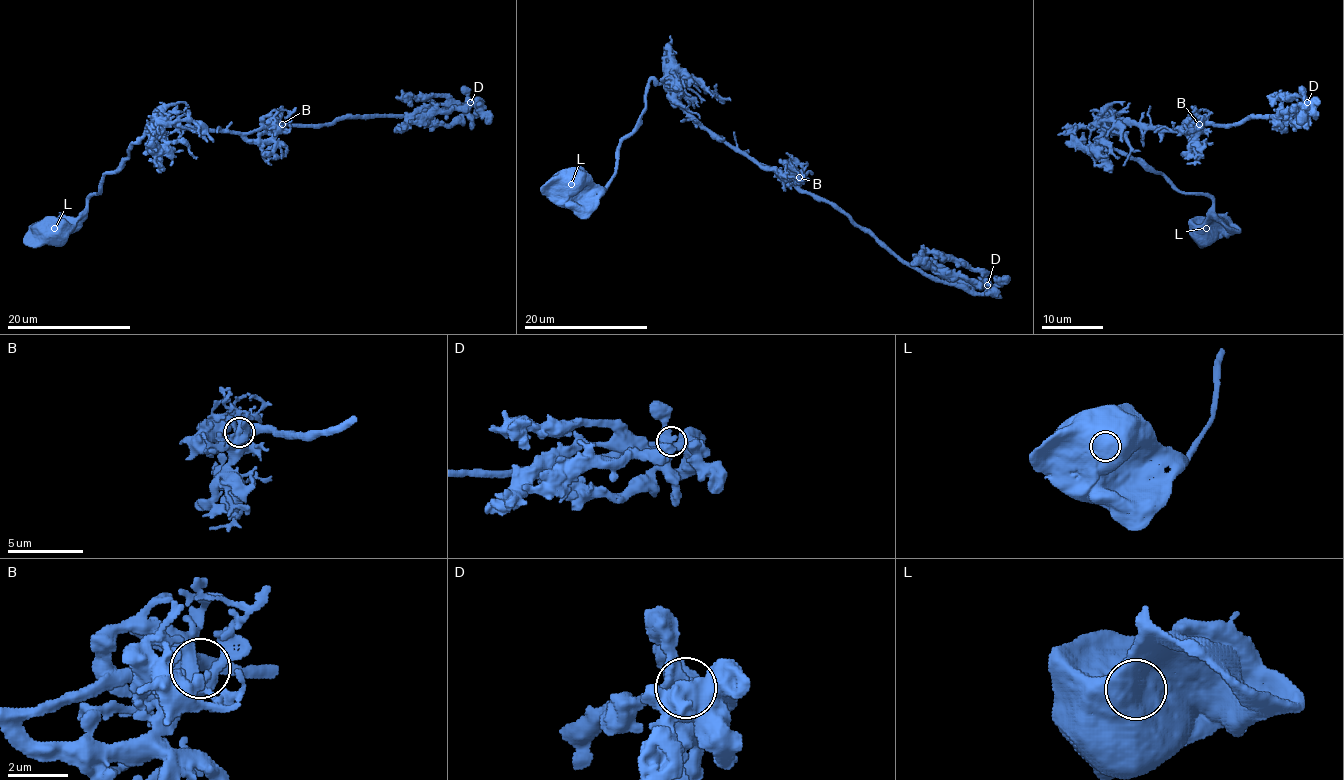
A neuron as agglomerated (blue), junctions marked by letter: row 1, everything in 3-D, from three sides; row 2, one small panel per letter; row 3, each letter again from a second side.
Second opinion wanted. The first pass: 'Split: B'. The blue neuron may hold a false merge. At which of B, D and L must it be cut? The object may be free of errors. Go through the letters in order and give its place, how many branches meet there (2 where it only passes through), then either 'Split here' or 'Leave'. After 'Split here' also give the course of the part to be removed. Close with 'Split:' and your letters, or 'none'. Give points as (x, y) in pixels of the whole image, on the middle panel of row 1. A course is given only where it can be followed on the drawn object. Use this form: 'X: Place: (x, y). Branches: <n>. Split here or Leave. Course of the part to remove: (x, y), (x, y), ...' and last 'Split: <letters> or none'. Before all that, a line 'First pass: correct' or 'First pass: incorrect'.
First pass: incorrect
B: Place: (799, 177). Branches: 4. Leave
D: Place: (987, 285). Branches: 4. Leave
L: Place: (571, 184). Branches: 1. Leave
Split: none

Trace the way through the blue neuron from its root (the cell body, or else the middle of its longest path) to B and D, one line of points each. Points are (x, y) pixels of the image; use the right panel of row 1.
B: (1205, 229), (1208, 197), (1180, 192), (1102, 143), (1125, 124), (1179, 132), (1199, 124)
D: (1205, 229), (1208, 197), (1180, 192), (1109, 149), (1105, 133), (1125, 124), (1187, 132), (1295, 116), (1307, 102)

